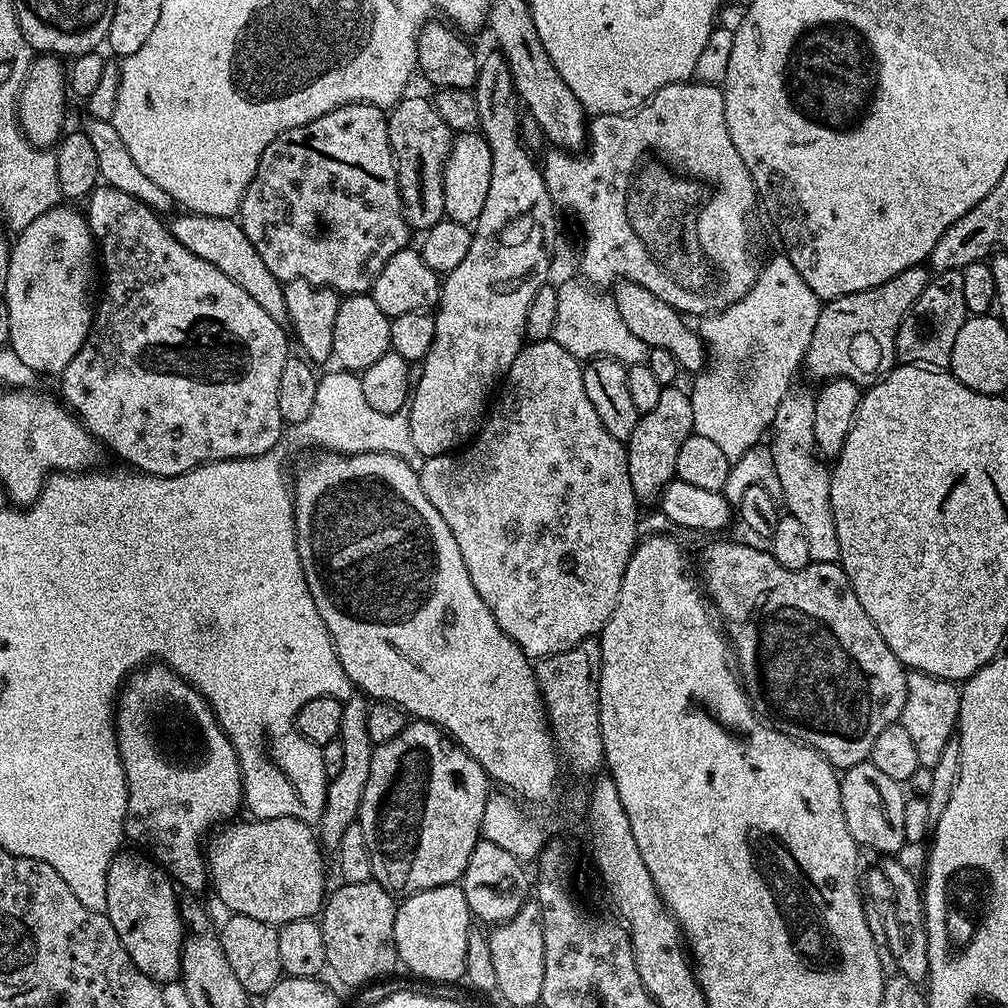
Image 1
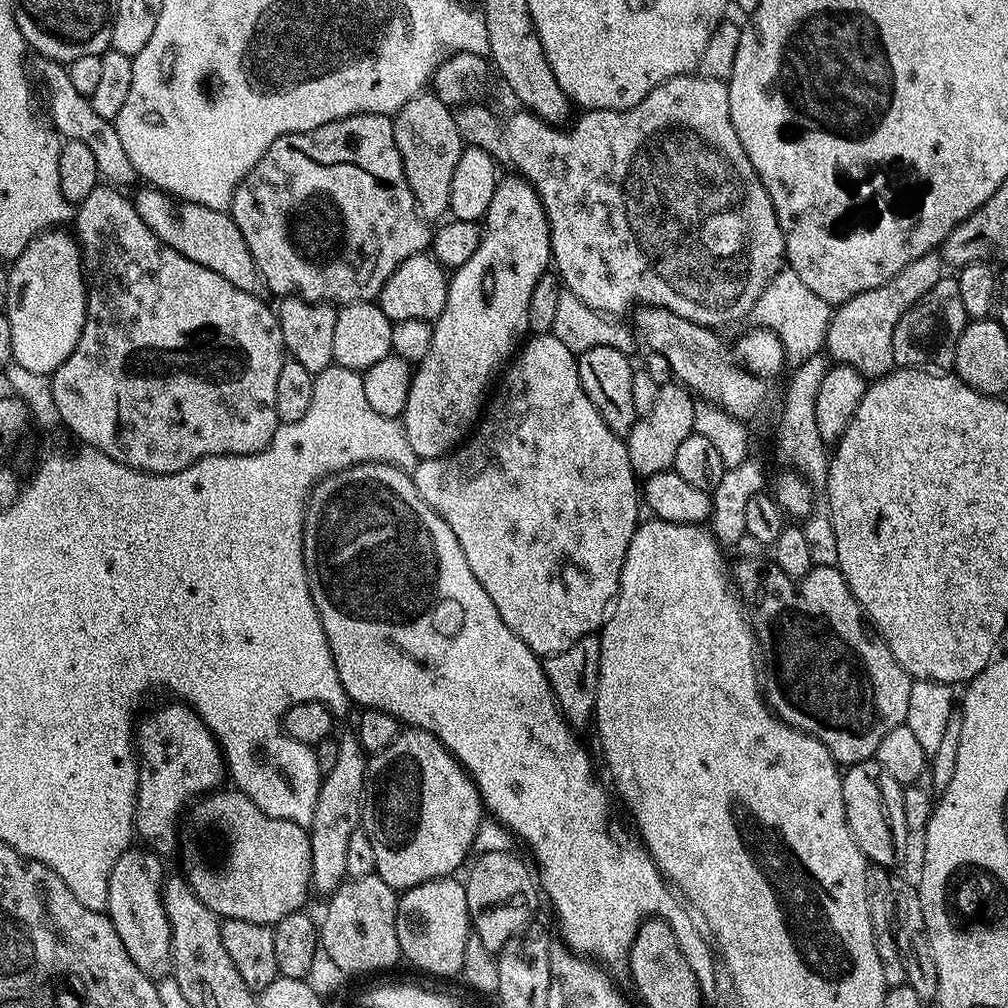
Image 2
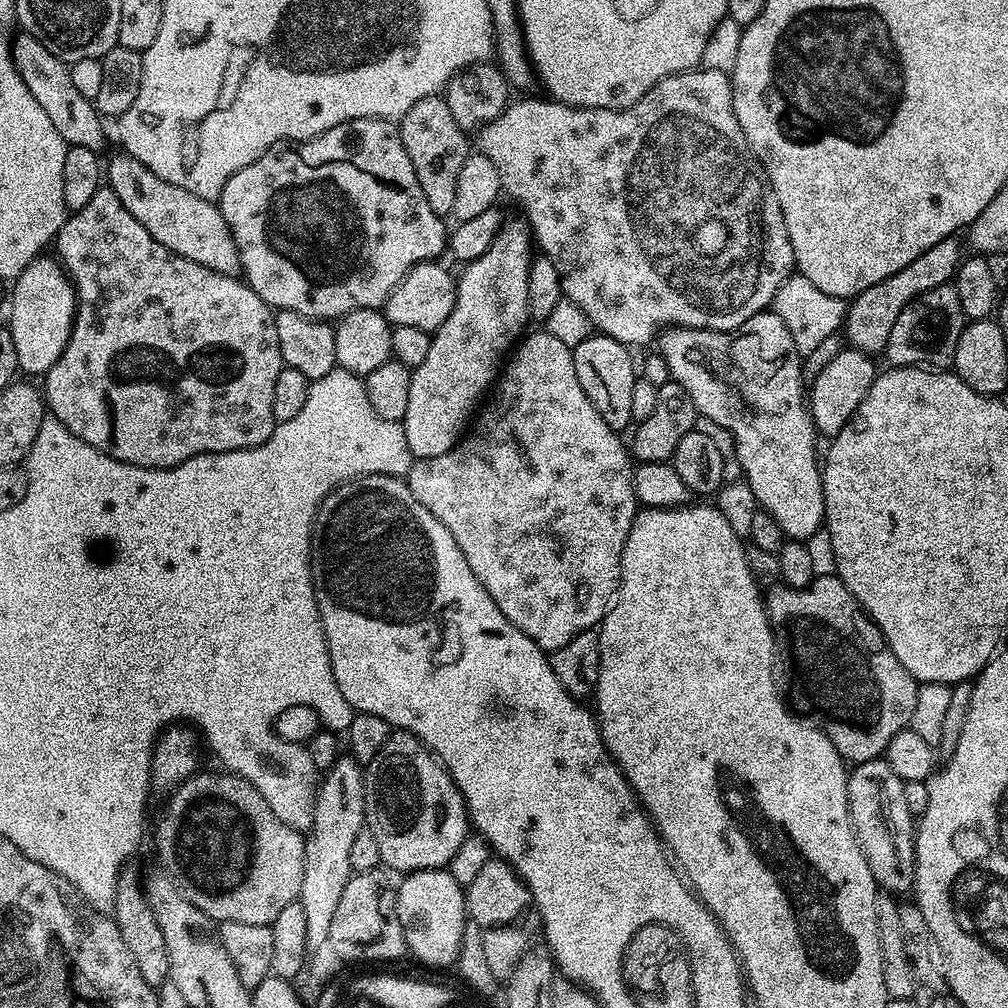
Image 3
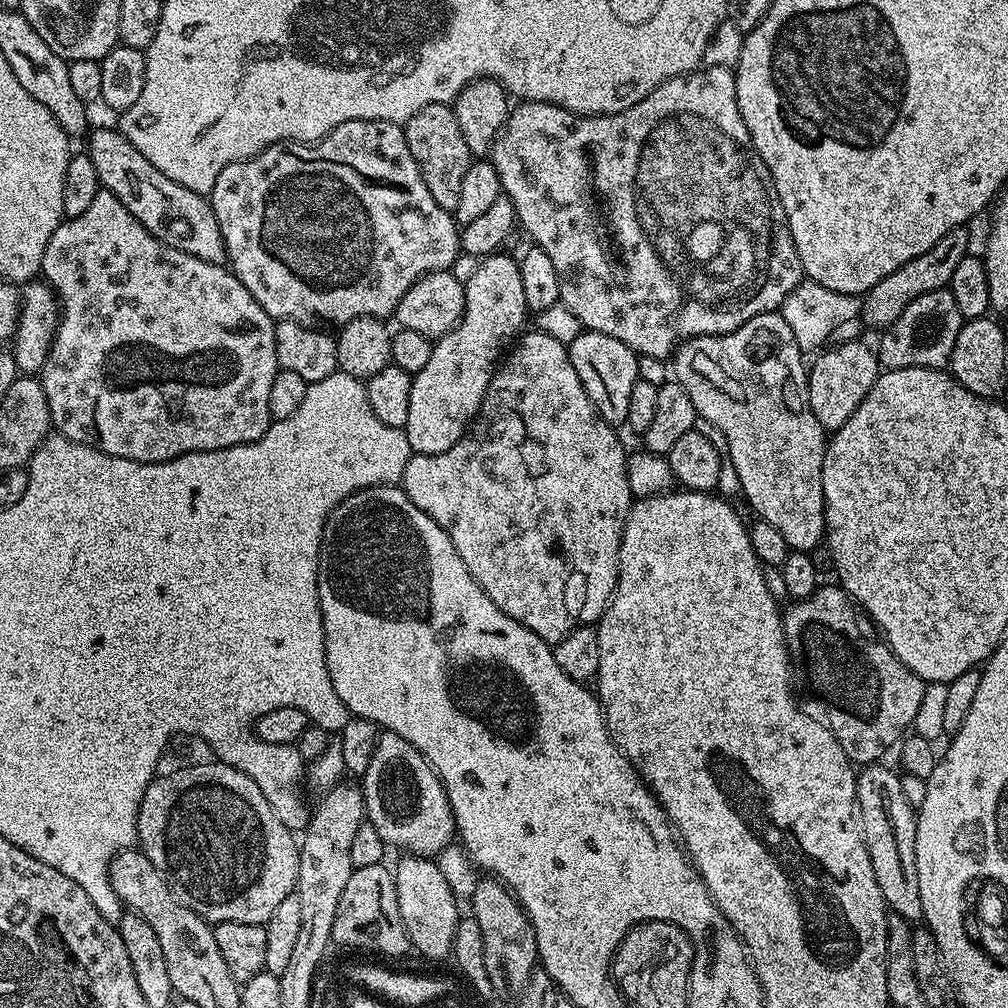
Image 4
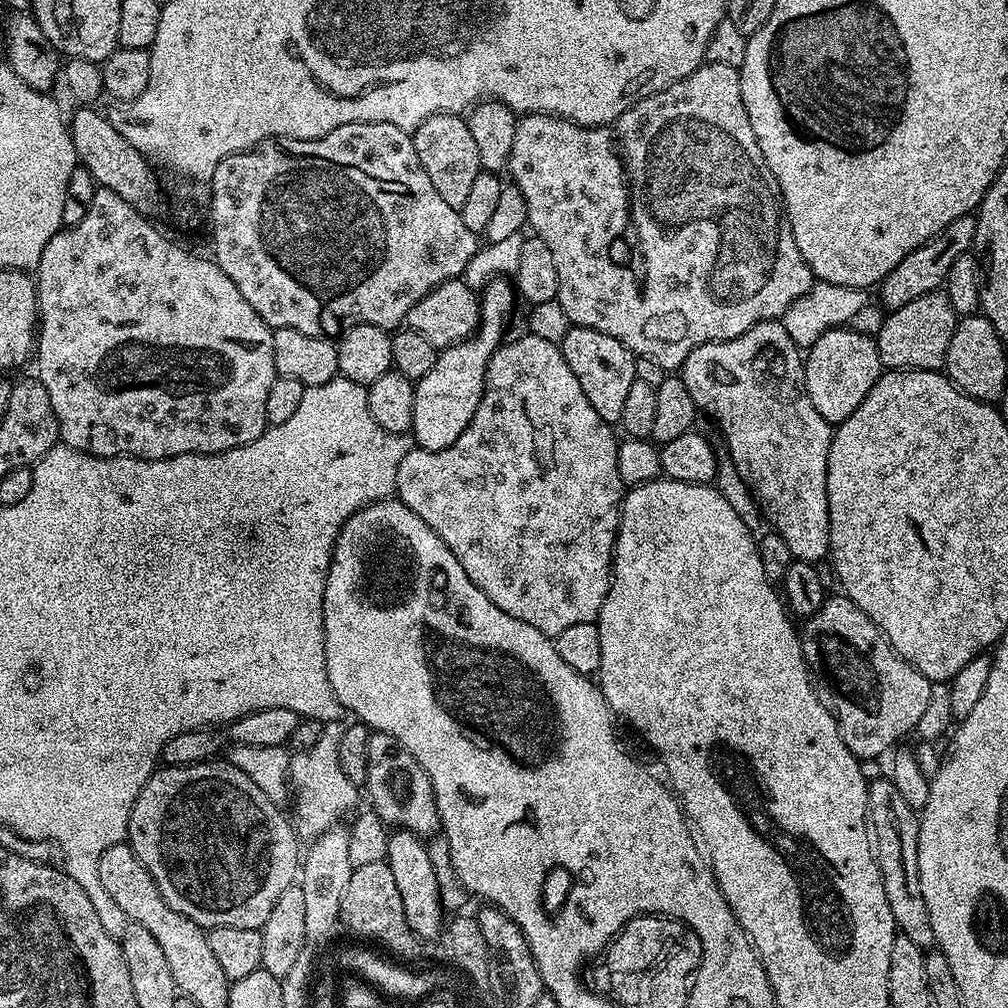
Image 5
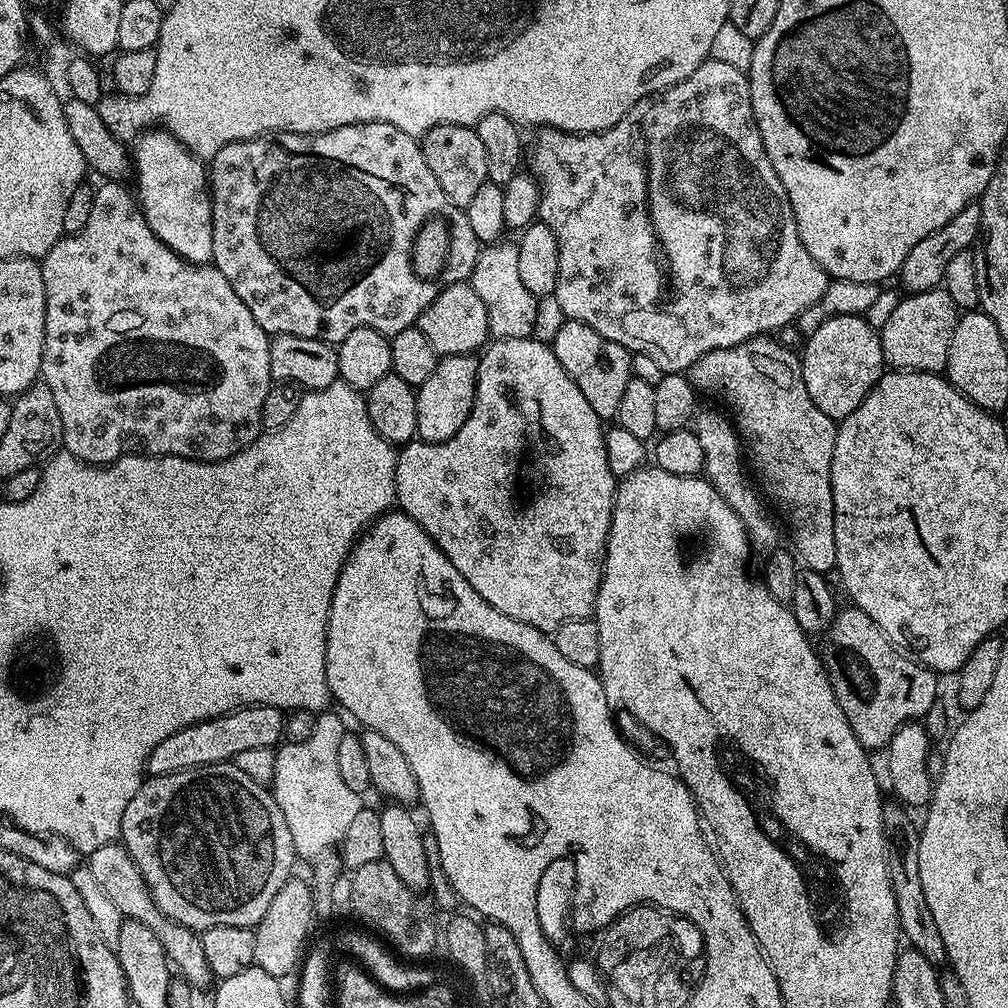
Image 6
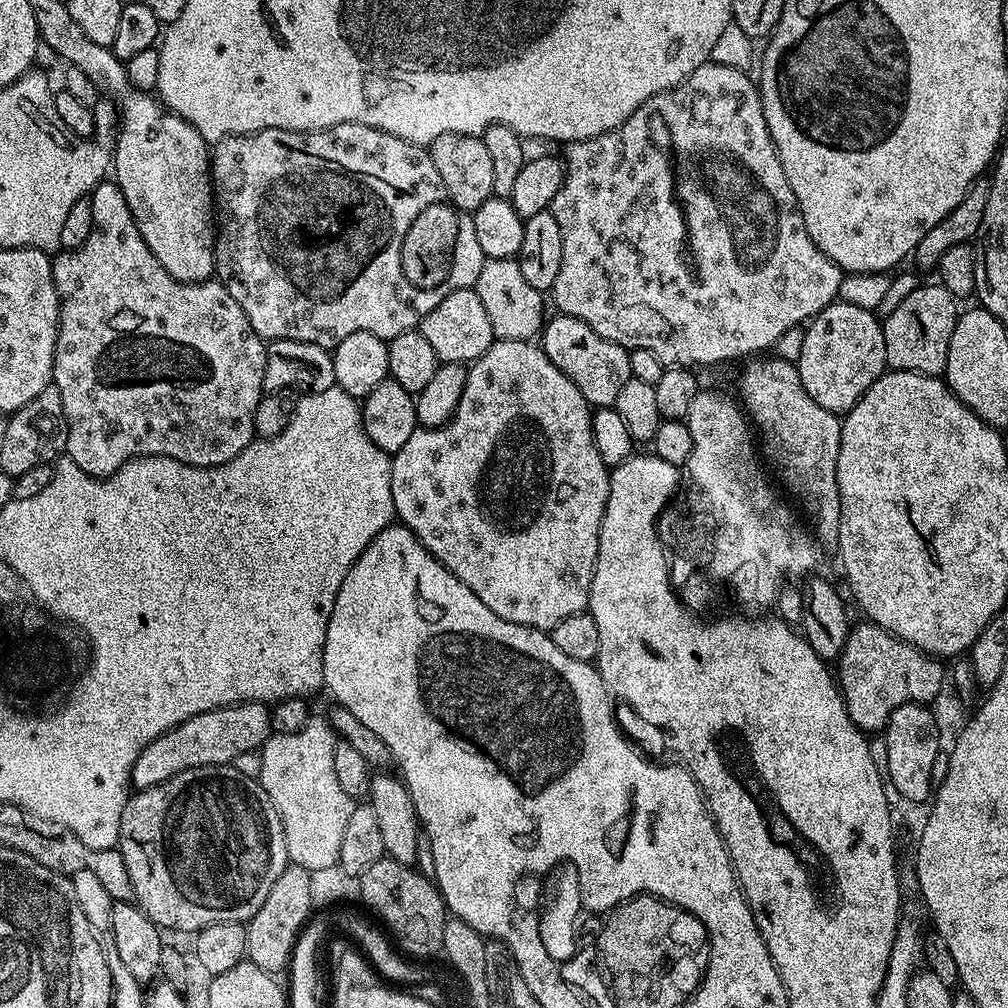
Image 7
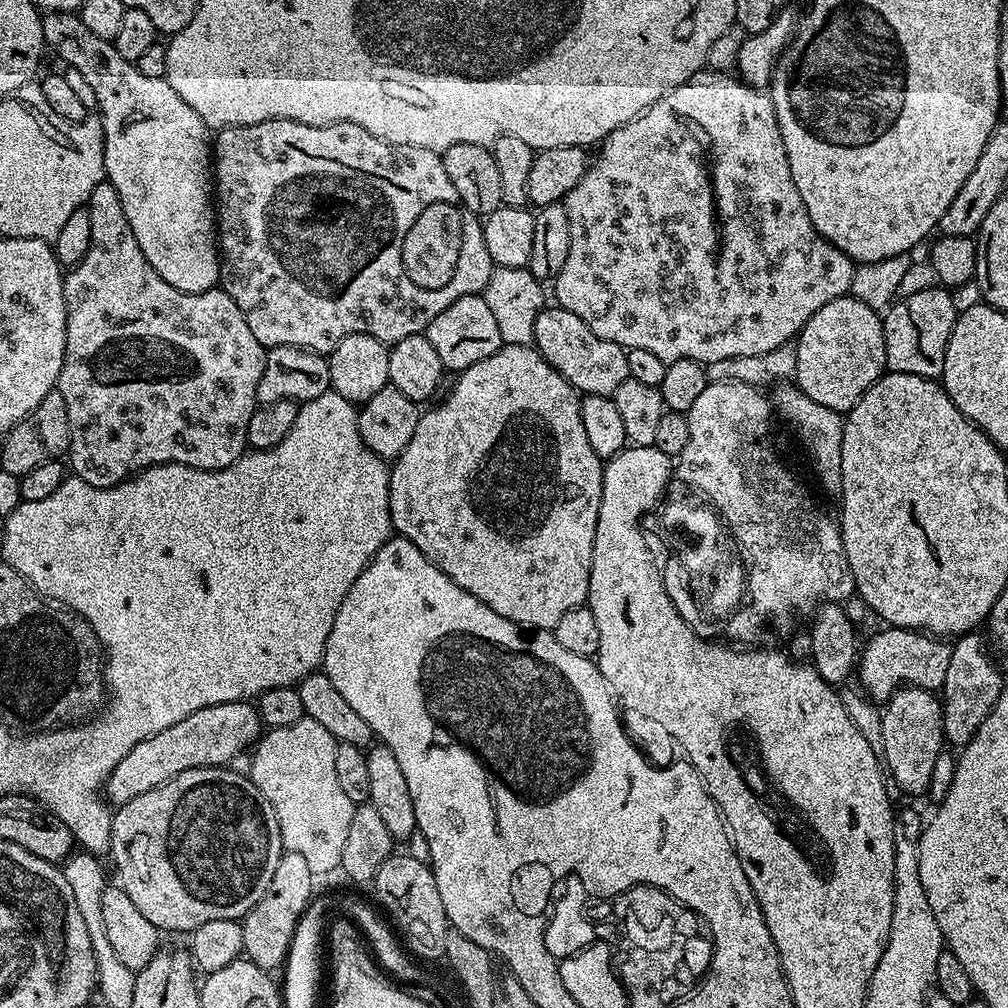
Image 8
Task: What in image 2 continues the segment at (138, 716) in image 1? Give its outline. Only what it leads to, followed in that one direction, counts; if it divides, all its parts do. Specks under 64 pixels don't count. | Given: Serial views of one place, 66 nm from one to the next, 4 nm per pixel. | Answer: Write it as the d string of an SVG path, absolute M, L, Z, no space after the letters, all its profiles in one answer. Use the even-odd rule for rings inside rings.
M171 703L154 709L149 716L141 715L134 728L134 747L140 772L140 781L136 783L134 832L157 854L165 854L177 847L178 825L190 801L219 789L223 785L220 783L226 780L224 757L212 731L200 721L199 714L189 704Z

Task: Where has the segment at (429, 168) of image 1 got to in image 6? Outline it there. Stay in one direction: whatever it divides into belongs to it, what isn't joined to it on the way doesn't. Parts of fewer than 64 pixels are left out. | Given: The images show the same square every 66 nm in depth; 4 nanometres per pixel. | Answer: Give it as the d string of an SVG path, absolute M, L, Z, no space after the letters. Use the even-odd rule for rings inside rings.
M435 124L429 132L424 133L420 149L426 158L426 166L430 166L434 178L438 178L438 186L442 186L446 198L450 198L457 208L467 209L474 194L478 194L478 190L489 183L486 146L482 146L482 138L478 138L475 127L466 124Z

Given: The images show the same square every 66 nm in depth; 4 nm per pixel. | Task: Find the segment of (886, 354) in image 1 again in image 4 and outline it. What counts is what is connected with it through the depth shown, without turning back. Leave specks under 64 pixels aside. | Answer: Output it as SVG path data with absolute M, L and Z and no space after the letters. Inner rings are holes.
M962 227L950 230L950 234L942 234L942 238L938 238L938 242L934 242L934 246L930 246L930 250L926 250L926 254L918 254L918 258L910 258L910 262L906 262L906 266L894 270L894 274L886 274L886 278L882 278L882 282L878 282L878 286L874 286L869 292L864 293L860 316L865 325L869 329L889 328L898 318L898 314L902 314L902 310L906 310L906 306L910 306L910 302L914 302L914 298L939 288L949 287L958 262L962 262L962 258L969 255L968 231L967 227Z

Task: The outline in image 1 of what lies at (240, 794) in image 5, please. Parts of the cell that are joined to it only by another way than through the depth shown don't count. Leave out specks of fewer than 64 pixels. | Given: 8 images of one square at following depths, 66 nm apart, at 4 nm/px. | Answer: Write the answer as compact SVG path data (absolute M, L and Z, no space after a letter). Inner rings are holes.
M294 818L253 819L252 824L236 823L229 823L220 830L225 832L217 831L216 841L206 848L211 887L216 887L216 896L229 908L227 911L238 916L258 918L258 922L273 926L289 924L307 916L315 917L323 909L326 887L324 888L324 856L320 853L322 844L313 825Z

